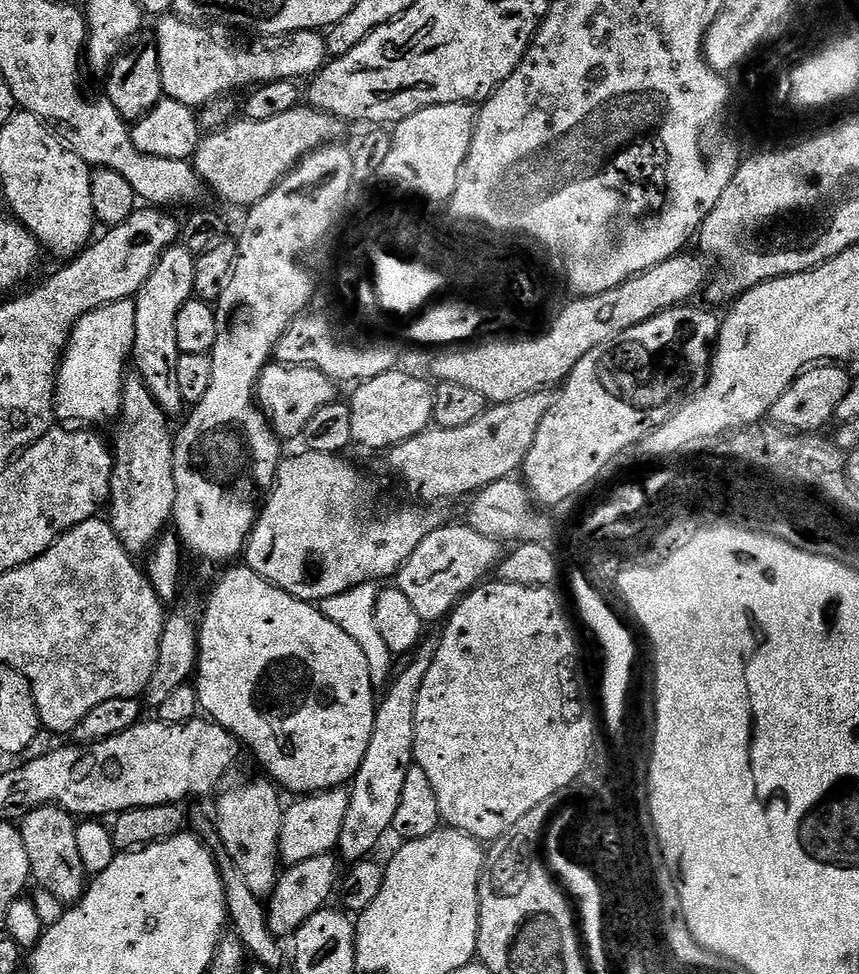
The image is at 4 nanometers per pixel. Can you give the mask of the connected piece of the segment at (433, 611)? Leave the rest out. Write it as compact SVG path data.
M464 522L447 524L434 529L418 546L418 550L410 554L398 573L398 587L414 605L418 618L425 622L443 621L502 559L501 541L486 538L486 534L478 534L478 530L469 528Z

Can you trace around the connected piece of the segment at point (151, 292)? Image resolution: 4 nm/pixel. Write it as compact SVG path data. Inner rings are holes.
M183 246L167 248L159 260L156 261L150 278L140 288L134 297L136 313L134 314L134 342L130 353L131 359L136 360L136 368L139 379L144 381L148 393L154 397L156 404L163 410L185 407L182 394L178 394L178 382L176 381L176 363L180 357L180 351L174 338L174 318L178 316L178 310L187 300L193 299L194 270L196 269L196 257L190 250Z

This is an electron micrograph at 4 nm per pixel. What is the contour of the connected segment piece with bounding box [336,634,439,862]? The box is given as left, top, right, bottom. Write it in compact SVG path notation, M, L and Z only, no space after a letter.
M427 635L413 651L410 664L400 674L398 672L395 675L387 687L386 696L383 695L377 705L370 745L367 746L362 766L350 782L346 817L342 822L336 847L342 860L344 858L347 862L355 862L369 857L384 832L387 833L392 827L406 774L414 762L414 710L417 706L418 690L433 665L438 644L437 635Z

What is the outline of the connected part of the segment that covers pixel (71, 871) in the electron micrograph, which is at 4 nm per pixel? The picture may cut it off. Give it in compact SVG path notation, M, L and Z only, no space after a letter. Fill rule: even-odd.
M45 806L43 808L33 808L31 812L24 813L22 819L19 821L18 827L20 829L20 833L22 834L22 842L26 846L26 858L30 860L33 881L36 881L40 884L38 885L43 891L50 892L54 894L56 898L60 900L63 904L72 904L76 901L79 901L81 896L84 893L84 889L86 887L86 873L84 871L84 867L82 866L82 860L78 855L78 838L76 837L76 826L77 821L74 819L71 812L66 811L66 809L61 808L59 806Z

